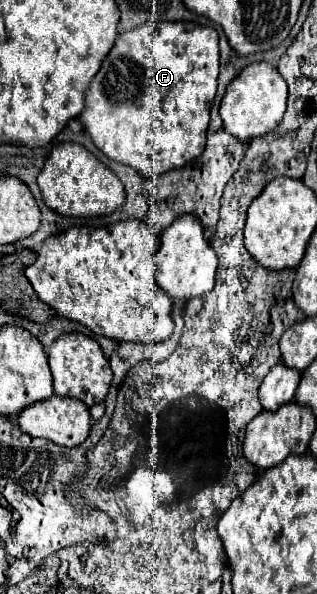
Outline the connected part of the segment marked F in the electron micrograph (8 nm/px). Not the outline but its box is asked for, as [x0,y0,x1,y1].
[78,22,218,178]

